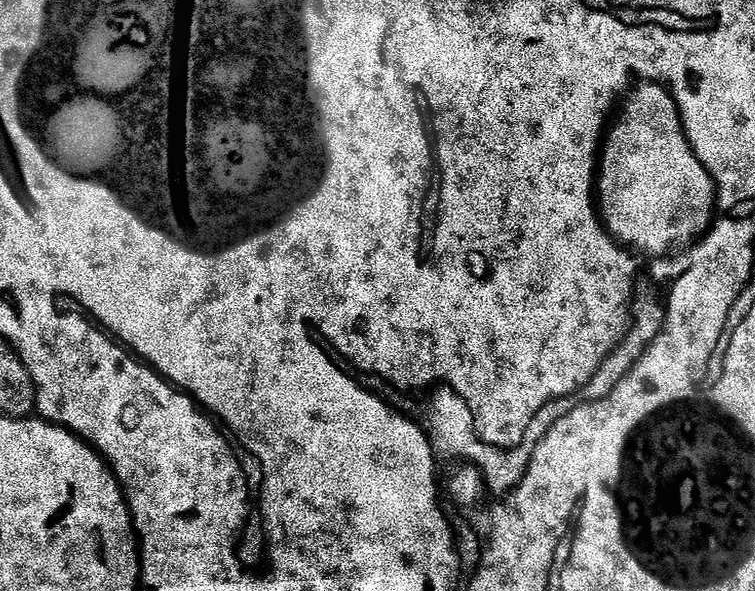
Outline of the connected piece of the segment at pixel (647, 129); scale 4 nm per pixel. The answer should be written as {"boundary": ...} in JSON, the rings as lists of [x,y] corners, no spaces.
{"boundary":[[[640,82],[623,97],[622,107],[619,109],[614,123],[607,129],[606,135],[602,140],[602,147],[598,153],[595,199],[598,201],[600,218],[604,221],[604,226],[607,228],[609,234],[617,242],[624,245],[625,248],[635,250],[637,253],[643,254],[648,258],[664,258],[669,254],[675,253],[677,250],[687,249],[689,245],[699,241],[700,237],[707,233],[716,212],[716,184],[712,181],[712,175],[708,173],[706,166],[702,166],[702,162],[696,156],[692,143],[688,141],[684,119],[680,117],[680,108],[676,104],[676,99],[672,97],[672,93],[668,91],[665,85],[655,82]]]}

